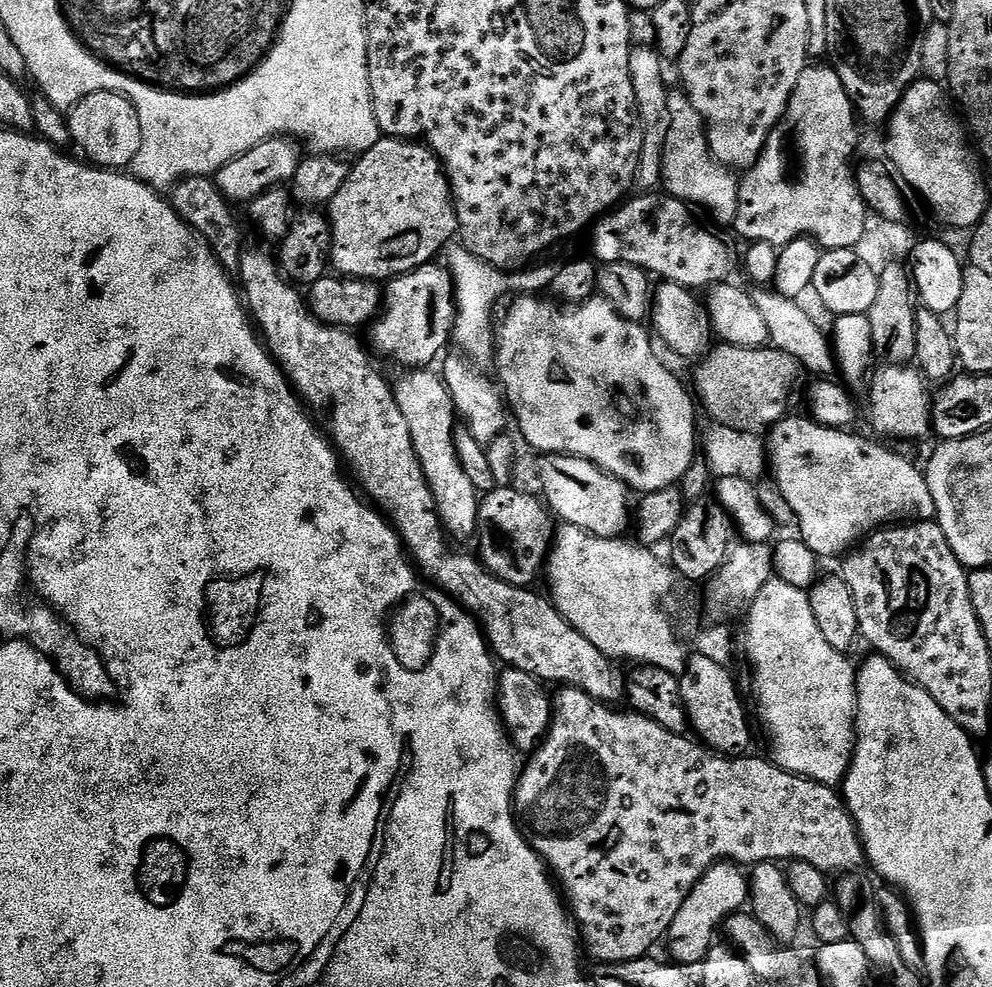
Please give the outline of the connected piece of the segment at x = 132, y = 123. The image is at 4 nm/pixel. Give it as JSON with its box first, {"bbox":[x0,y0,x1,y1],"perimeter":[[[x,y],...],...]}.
{"bbox":[67,91,142,170],"perimeter":[[[98,91],[82,98],[75,107],[69,109],[67,115],[69,132],[72,142],[82,148],[82,153],[95,167],[111,168],[113,170],[127,169],[141,149],[142,130],[138,120],[137,108],[131,99],[120,92]]]}

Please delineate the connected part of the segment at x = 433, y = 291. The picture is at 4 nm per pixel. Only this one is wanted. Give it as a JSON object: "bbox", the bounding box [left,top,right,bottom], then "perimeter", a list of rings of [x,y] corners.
{"bbox":[371,263,456,370],"perimeter":[[[443,263],[423,264],[401,276],[393,276],[384,288],[384,306],[379,316],[371,325],[371,347],[397,360],[404,370],[424,370],[436,360],[436,355],[452,340],[452,327],[456,321],[456,287],[452,285],[452,276]]]}

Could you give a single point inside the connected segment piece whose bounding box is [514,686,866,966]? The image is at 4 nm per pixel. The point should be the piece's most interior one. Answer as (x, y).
(628, 817)

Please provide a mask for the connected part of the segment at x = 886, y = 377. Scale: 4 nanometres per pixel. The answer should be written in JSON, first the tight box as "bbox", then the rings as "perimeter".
{"bbox":[870,365,932,440],"perimeter":[[[883,365],[871,375],[870,418],[875,430],[886,436],[918,440],[931,433],[932,405],[930,390],[923,375],[913,367],[905,365]]]}

